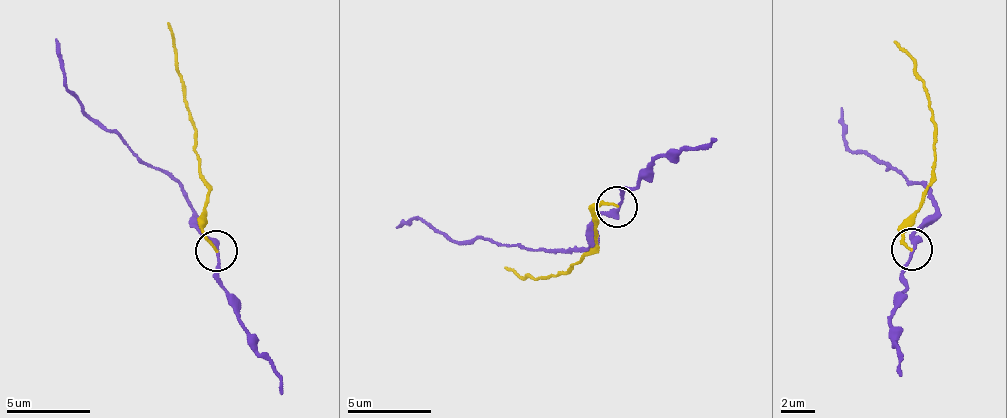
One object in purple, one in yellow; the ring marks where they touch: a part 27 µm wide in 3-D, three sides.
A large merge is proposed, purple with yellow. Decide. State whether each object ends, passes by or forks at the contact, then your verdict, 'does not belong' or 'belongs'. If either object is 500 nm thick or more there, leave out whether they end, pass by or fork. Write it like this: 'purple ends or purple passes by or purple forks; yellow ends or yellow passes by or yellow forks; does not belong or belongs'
purple passes by; yellow ends; does not belong

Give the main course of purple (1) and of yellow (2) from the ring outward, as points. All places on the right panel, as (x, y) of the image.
1: (911, 247), (915, 229), (934, 212), (930, 192), (843, 143), (840, 106)
2: (910, 248), (903, 240), (903, 224), (929, 184), (935, 119), (912, 54), (893, 40)

